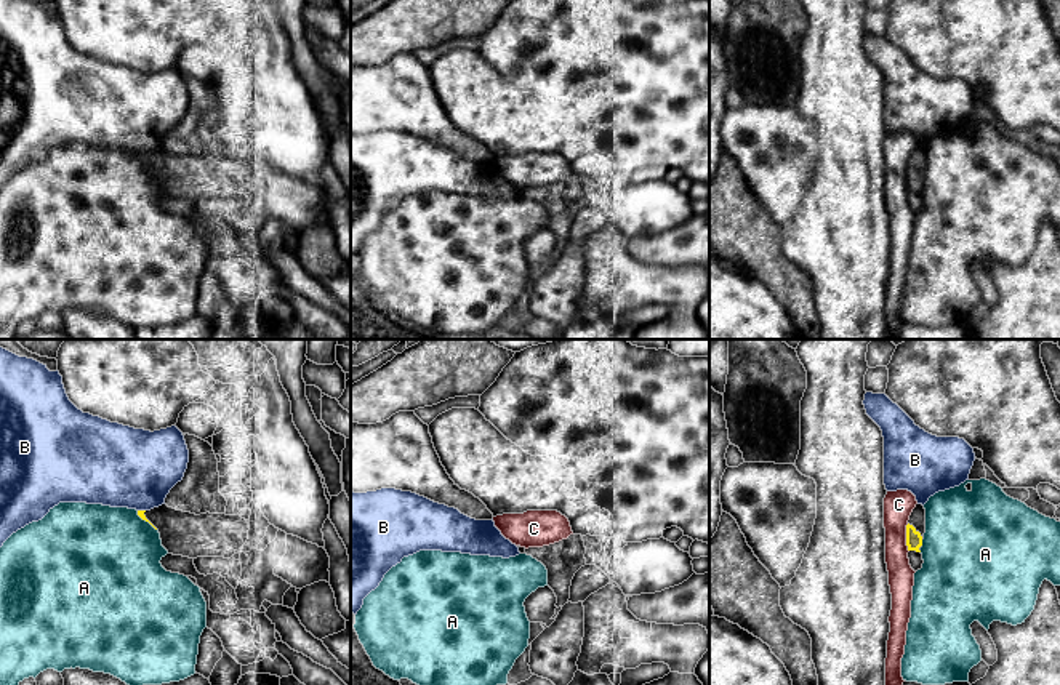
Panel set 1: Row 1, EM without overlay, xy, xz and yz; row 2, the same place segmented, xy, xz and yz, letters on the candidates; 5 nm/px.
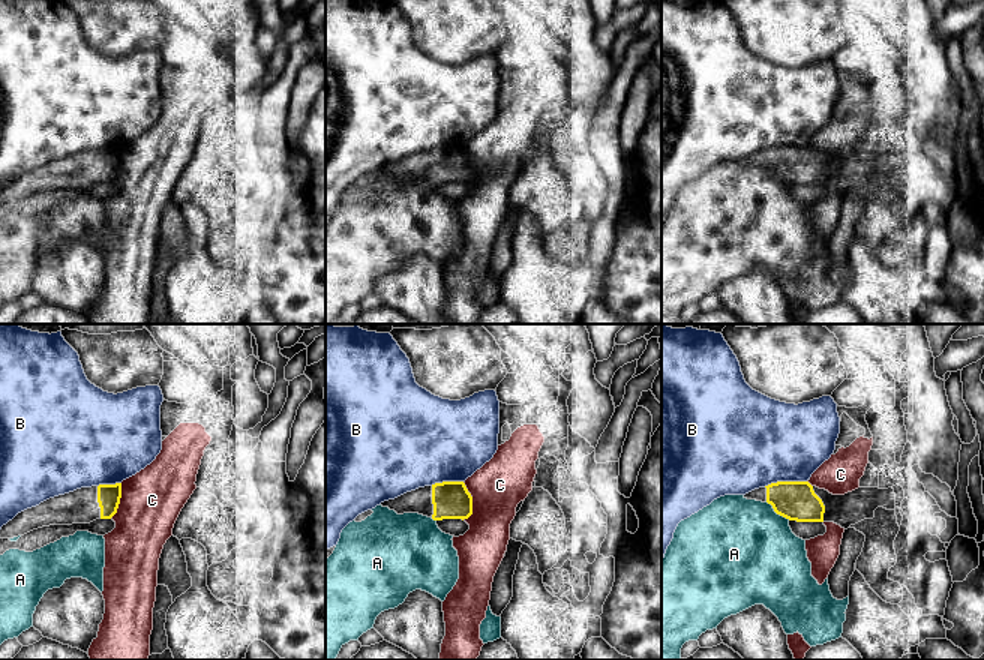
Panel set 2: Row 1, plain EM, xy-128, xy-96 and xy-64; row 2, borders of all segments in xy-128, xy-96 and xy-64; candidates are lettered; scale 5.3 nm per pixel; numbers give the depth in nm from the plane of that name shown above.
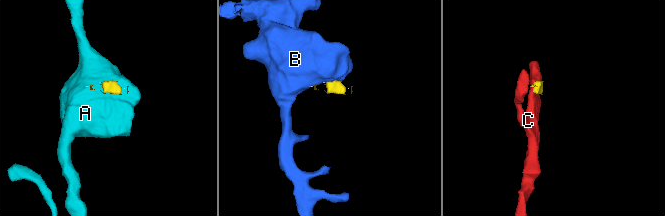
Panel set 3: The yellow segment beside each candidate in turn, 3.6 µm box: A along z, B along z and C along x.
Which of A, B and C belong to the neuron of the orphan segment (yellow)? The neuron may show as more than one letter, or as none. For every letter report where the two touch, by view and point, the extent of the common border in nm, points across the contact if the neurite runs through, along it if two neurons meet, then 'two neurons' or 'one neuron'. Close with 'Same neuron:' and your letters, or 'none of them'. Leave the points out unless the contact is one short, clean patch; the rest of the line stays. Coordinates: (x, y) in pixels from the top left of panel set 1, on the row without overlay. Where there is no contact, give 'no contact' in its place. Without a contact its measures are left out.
A: contact yz (921, 184); length 30 nm; two neurons
B: contact xy (141, 152); length 40 nm; two neurons
C: contact yz (907, 180); length 140 nm; border yz (907, 165), (908, 192); two neurons
Same neuron: none of them

